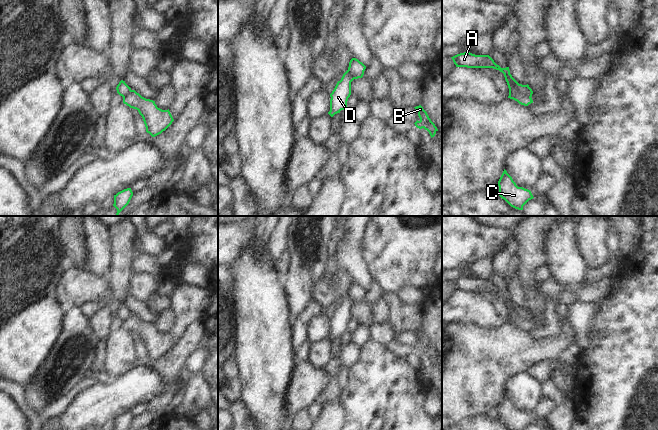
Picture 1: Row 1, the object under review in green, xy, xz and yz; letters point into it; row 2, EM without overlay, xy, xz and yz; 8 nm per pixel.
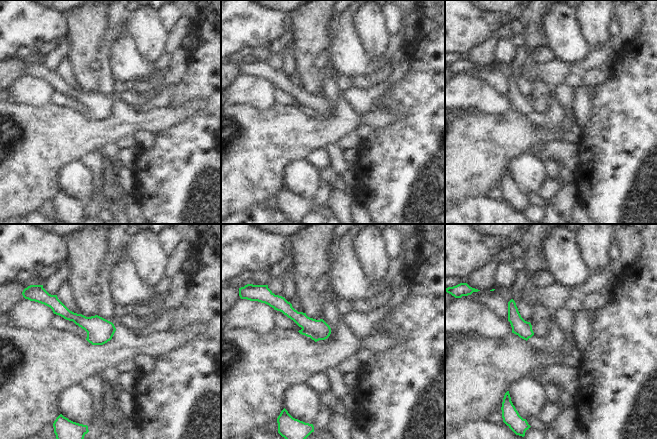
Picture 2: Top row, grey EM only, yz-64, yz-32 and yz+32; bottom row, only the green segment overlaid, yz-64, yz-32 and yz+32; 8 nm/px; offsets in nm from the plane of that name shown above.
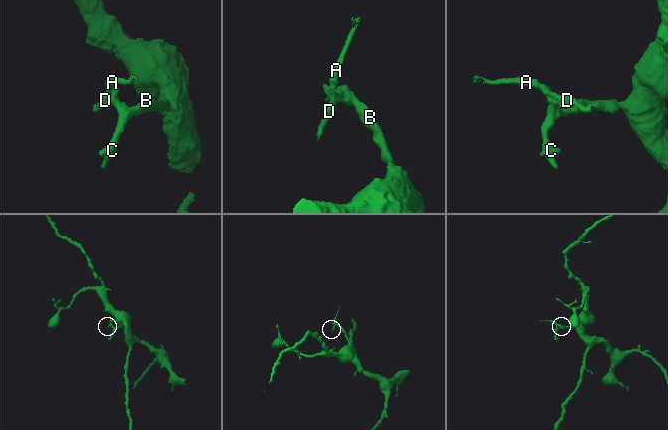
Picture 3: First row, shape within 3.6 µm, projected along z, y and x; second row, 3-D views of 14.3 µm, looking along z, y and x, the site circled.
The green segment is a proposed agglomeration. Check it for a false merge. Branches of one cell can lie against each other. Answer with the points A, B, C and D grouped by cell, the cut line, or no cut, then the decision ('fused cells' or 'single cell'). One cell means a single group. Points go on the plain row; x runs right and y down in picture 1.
A D / B C | yz (509, 298), (510, 305), (530, 322) | fused cells

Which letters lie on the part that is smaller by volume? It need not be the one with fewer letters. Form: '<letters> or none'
A, D

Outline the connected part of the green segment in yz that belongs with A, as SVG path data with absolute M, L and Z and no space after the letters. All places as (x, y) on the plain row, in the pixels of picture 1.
M468 275L451 281L456 291L467 292L493 292L504 298L506 306L510 303L517 313L528 321L532 321L533 315L529 309L519 308L513 301L510 301L509 291L501 292L489 279L475 279Z

